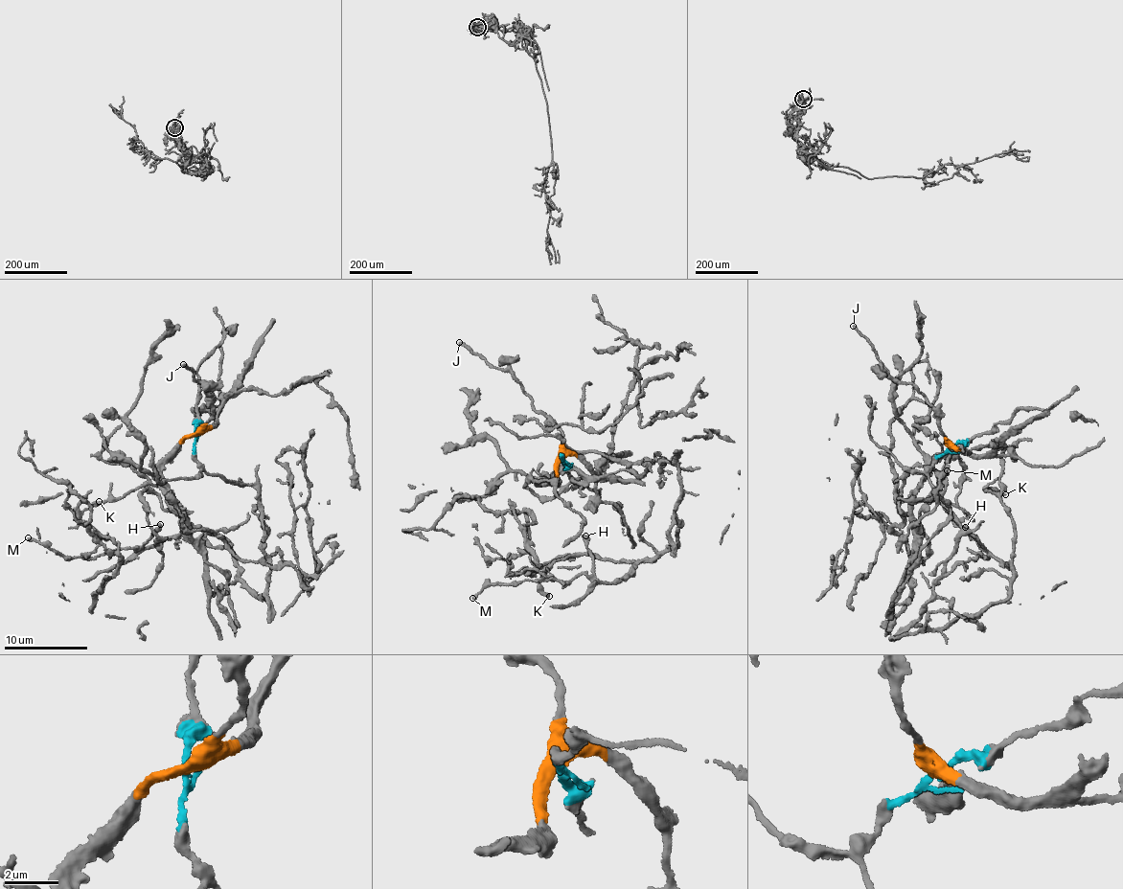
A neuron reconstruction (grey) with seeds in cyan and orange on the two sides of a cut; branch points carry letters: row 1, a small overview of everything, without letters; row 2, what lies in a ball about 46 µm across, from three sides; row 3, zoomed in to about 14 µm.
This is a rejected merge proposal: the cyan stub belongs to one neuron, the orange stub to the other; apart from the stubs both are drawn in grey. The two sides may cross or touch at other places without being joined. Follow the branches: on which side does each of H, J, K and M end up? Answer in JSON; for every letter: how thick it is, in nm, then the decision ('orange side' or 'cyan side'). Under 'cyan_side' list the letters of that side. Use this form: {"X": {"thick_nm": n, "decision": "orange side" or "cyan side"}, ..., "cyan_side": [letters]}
{"H": {"thick_nm": 480, "decision": "cyan side"}, "J": {"thick_nm": 240, "decision": "orange side"}, "K": {"thick_nm": 240, "decision": "cyan side"}, "M": {"thick_nm": 240, "decision": "cyan side"}, "cyan_side": ["H", "K", "M"]}

